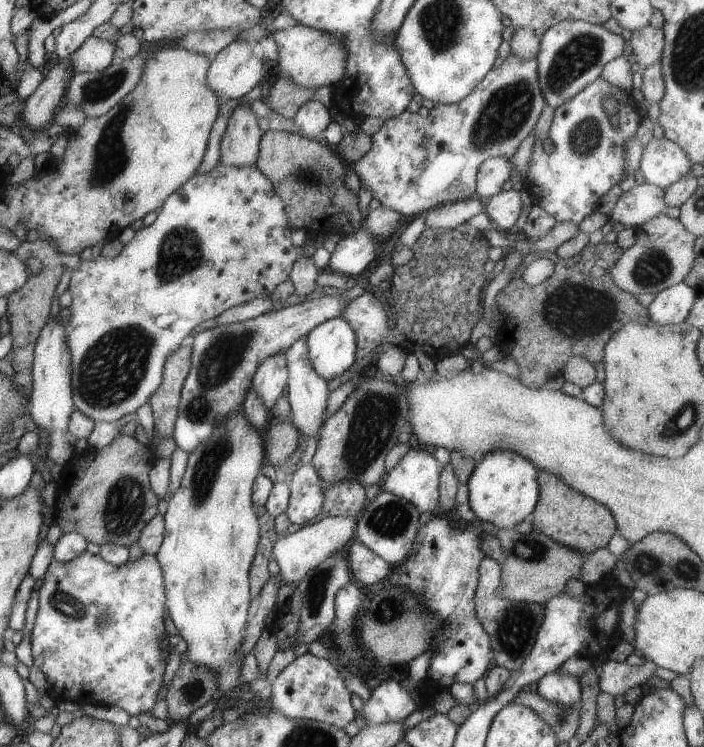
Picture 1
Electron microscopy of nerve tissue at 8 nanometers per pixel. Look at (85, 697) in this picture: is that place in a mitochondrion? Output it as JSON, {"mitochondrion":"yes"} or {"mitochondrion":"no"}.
{"mitochondrion":"no"}

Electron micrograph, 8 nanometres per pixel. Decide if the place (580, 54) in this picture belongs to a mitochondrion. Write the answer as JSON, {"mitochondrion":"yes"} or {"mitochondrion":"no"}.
{"mitochondrion":"yes"}

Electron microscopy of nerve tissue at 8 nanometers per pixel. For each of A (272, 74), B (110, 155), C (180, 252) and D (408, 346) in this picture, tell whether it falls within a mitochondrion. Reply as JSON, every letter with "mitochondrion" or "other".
{"A":"other","B":"mitochondrion","C":"mitochondrion","D":"other"}

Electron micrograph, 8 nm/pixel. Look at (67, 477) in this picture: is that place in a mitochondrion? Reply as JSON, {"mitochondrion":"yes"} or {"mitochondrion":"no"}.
{"mitochondrion":"no"}

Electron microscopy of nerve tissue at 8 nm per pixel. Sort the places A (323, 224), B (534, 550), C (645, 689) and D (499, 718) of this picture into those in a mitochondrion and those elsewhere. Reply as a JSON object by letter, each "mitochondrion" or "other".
{"A":"other","B":"mitochondrion","C":"other","D":"other"}

